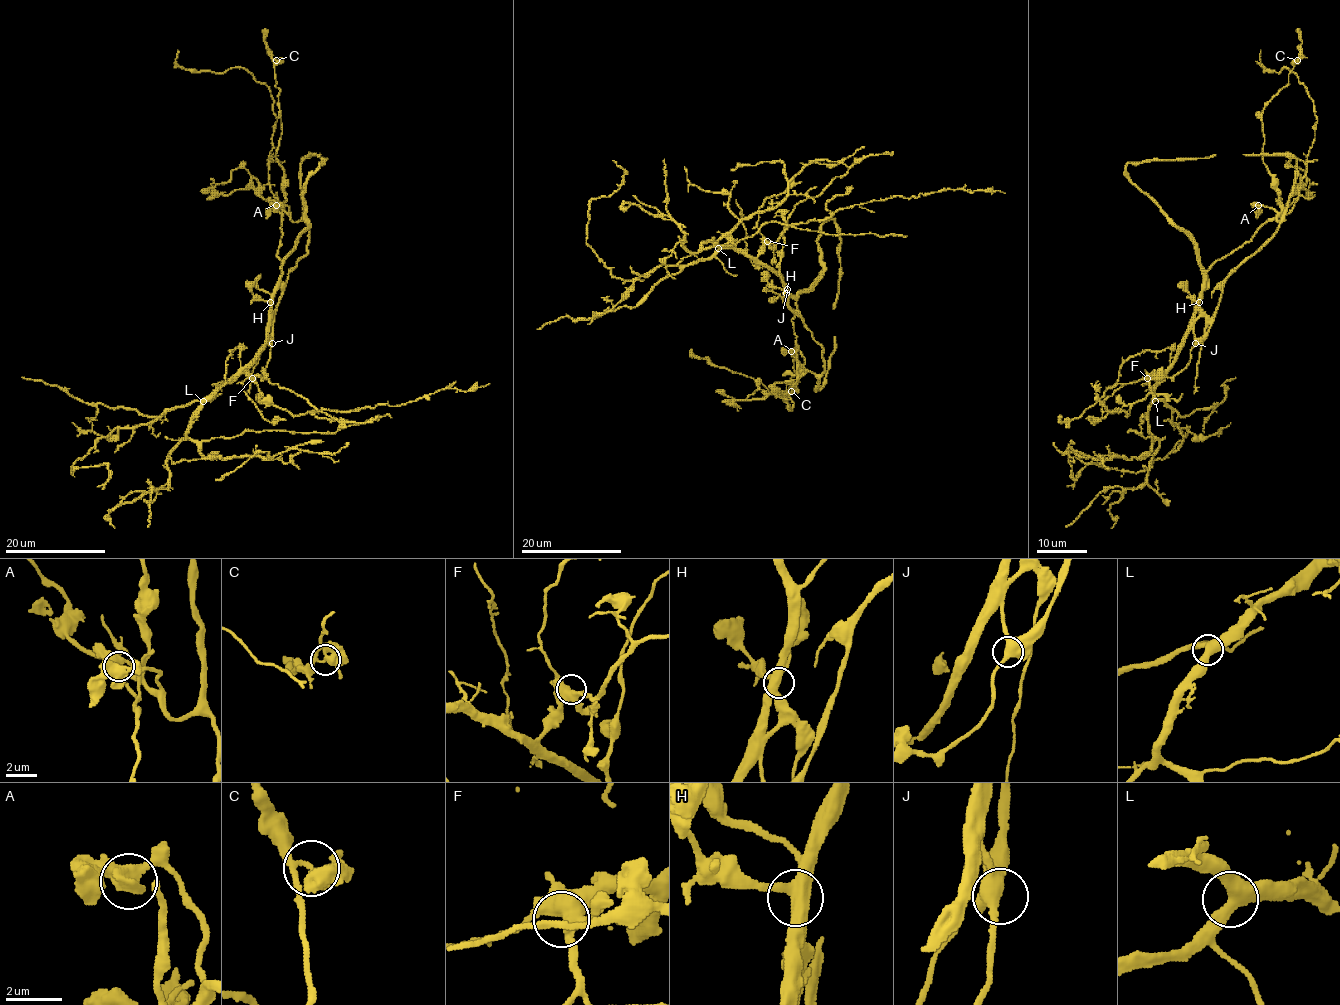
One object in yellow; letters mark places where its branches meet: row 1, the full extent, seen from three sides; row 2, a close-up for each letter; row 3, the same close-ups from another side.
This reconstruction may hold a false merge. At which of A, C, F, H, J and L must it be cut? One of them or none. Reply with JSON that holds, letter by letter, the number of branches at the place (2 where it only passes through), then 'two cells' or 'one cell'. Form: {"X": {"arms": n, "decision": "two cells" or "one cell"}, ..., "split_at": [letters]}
{"A": {"arms": 3, "decision": "one cell"}, "C": {"arms": 3, "decision": "one cell"}, "F": {"arms": 3, "decision": "one cell"}, "H": {"arms": 3, "decision": "one cell"}, "J": {"arms": 3, "decision": "one cell"}, "L": {"arms": 3, "decision": "one cell"}, "split_at": []}

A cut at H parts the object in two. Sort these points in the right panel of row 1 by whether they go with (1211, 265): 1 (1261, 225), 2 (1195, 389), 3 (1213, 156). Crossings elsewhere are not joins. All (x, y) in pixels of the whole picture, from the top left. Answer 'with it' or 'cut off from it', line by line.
1: with it
2: cut off from it
3: with it

